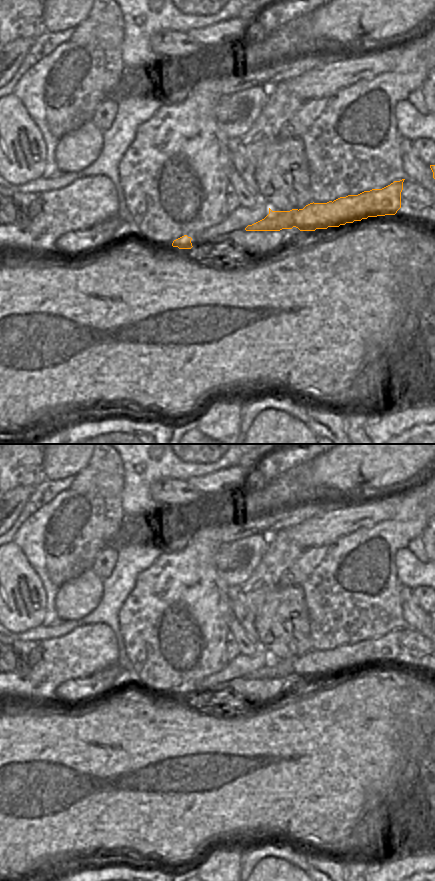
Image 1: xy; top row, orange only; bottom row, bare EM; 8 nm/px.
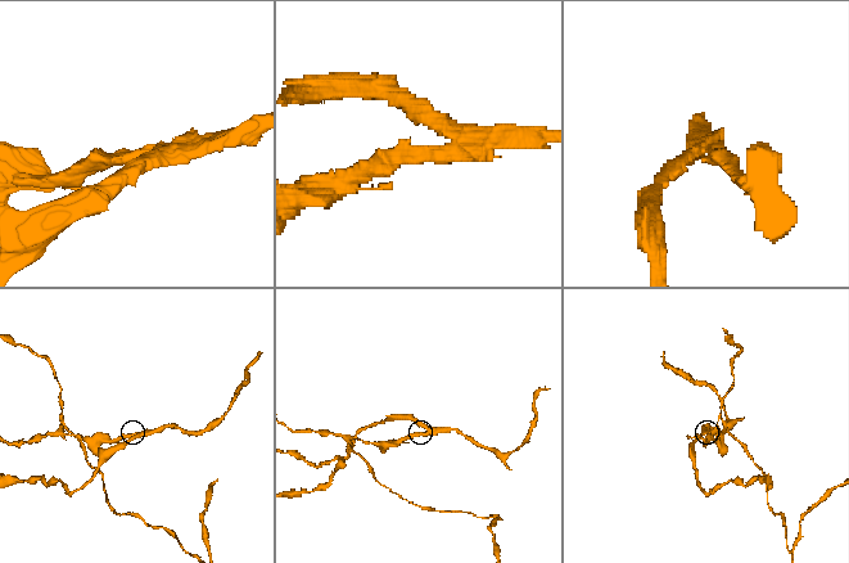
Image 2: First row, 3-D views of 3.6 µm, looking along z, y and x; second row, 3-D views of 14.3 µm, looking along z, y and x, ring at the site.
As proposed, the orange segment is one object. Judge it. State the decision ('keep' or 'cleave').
cleave

